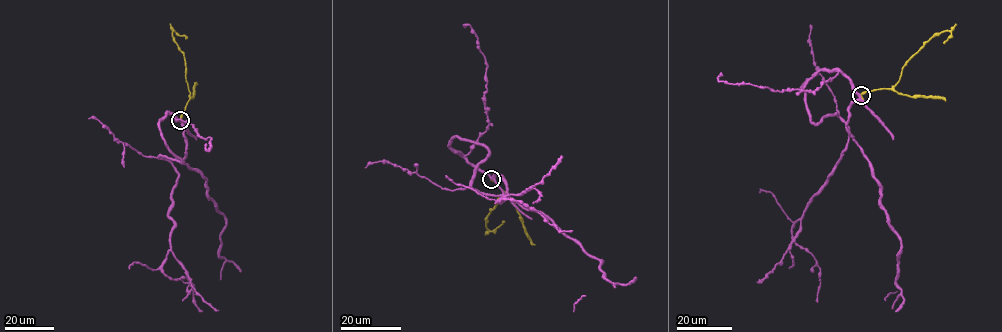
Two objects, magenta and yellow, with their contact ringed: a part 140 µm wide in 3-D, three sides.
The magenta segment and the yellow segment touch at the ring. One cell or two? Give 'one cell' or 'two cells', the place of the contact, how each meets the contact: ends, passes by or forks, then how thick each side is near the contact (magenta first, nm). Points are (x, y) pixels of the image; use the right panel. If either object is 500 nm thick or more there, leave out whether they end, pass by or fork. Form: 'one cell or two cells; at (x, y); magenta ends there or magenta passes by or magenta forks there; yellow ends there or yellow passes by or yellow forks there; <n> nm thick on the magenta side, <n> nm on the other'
one cell; at (861, 95); magenta passes by; yellow passes by; 480 nm thick on the magenta side, 260 nm on the other

